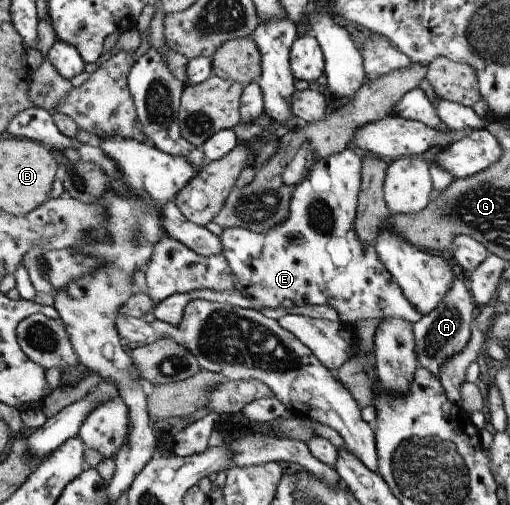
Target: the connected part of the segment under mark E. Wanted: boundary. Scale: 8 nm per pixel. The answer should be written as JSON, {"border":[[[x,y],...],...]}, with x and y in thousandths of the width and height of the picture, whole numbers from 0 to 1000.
{"border":[[[684,293],[665,301],[663,305],[633,313],[624,319],[606,341],[606,347],[586,364],[578,368],[575,376],[567,426],[549,444],[543,444],[535,453],[529,453],[524,461],[502,463],[480,451],[441,451],[437,463],[429,469],[435,477],[437,505],[445,511],[449,529],[461,547],[459,572],[467,576],[471,584],[488,588],[494,598],[504,604],[518,604],[524,608],[582,608],[598,602],[606,604],[647,604],[667,628],[669,640],[680,644],[696,644],[700,638],[716,634],[749,634],[751,630],[784,628],[798,636],[820,638],[827,626],[816,612],[798,596],[792,586],[790,574],[784,564],[773,554],[767,539],[755,529],[755,523],[745,515],[745,509],[737,505],[735,485],[727,485],[710,479],[694,455],[696,432],[700,426],[702,408],[702,382],[708,370],[708,337],[710,337],[710,313],[700,309],[694,295]]]}

